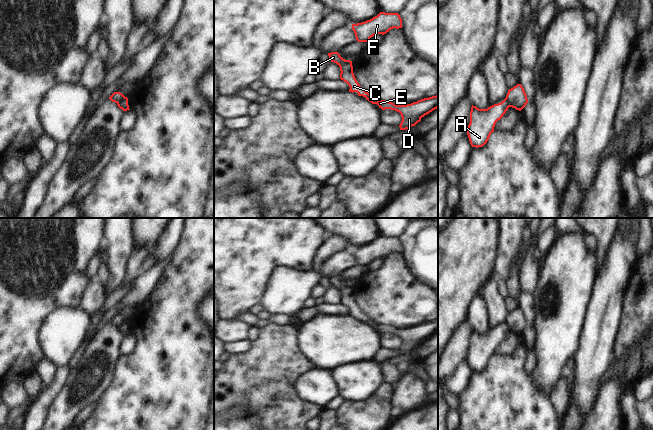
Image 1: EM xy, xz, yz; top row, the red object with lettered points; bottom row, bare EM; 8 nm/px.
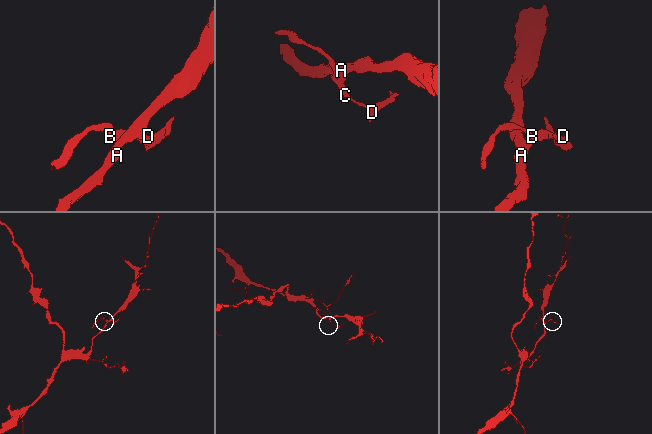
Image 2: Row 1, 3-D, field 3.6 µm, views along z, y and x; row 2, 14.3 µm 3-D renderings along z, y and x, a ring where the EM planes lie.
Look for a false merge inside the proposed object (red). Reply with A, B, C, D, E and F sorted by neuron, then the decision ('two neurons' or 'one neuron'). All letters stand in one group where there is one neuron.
groups A F / B C D E; two neurons

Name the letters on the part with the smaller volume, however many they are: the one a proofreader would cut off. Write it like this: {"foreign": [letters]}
{"foreign": ["B", "C", "D", "E"]}

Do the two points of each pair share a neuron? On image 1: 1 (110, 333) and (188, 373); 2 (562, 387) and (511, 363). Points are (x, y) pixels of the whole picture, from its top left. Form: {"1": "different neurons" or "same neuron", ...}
{"1": "different neurons", "2": "different neurons"}

